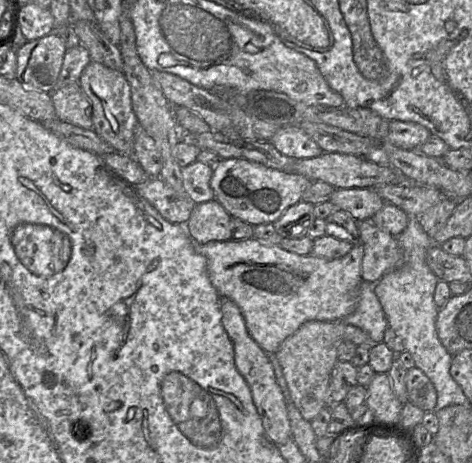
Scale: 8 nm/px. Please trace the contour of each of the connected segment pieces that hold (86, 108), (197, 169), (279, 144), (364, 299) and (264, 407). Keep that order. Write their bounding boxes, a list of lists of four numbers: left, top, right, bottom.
[[51,82,93,129],[181,161,215,204],[270,125,323,159],[341,281,388,344],[220,297,293,446]]

